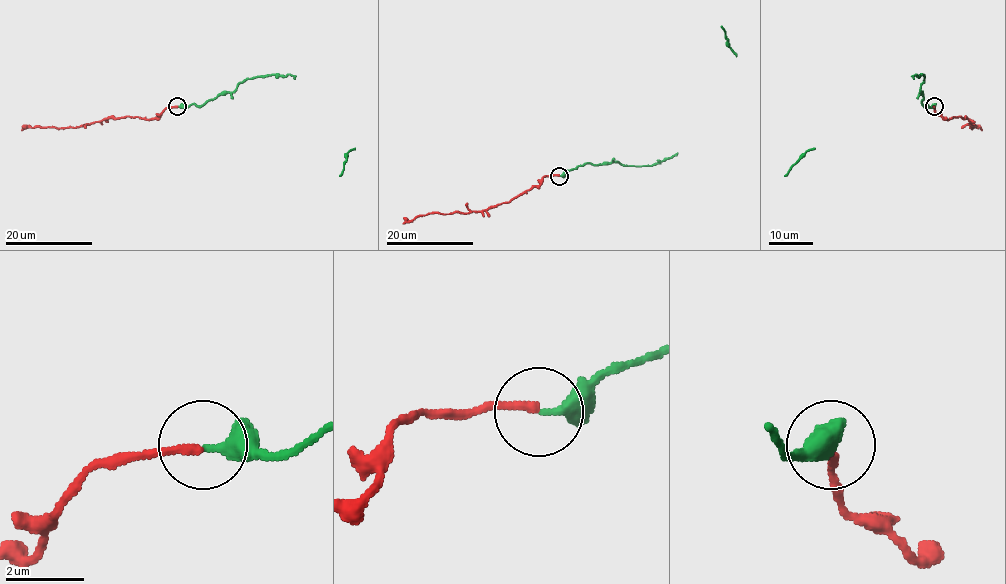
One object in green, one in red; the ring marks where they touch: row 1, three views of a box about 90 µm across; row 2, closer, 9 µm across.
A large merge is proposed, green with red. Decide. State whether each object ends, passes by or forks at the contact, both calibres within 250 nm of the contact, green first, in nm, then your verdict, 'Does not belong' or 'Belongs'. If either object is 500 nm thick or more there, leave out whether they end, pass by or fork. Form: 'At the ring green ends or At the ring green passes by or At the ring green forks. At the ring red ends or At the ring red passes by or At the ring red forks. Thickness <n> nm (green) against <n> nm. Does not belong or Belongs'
At the ring green ends. At the ring red ends. Thickness 320 nm (green) against 220 nm. Does not belong

